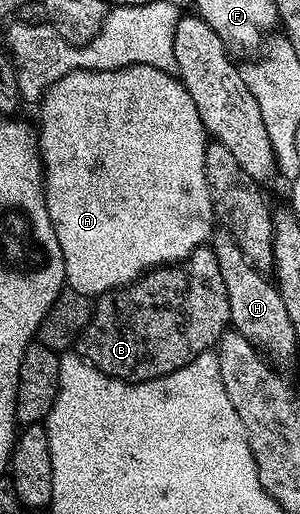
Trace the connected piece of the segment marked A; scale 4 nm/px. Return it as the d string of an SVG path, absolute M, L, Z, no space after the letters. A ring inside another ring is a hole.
M132 65L111 71L92 71L89 72L88 79L90 79L90 99L84 100L82 107L78 104L82 99L80 92L62 91L72 82L71 76L65 75L60 77L60 81L53 83L49 93L43 95L40 100L43 115L39 117L38 123L36 122L36 130L38 146L42 153L42 173L48 215L52 217L52 229L56 229L56 239L60 241L60 249L64 253L64 269L69 290L87 297L97 297L128 286L156 267L183 262L196 248L203 246L215 234L216 216L204 167L204 153L208 142L206 127L200 121L200 113L196 113L196 101L192 101L192 93L188 93L181 78L177 74L161 71L152 65ZM81 111L82 127L78 123L74 123L74 115L80 114ZM69 131L74 135L78 135L82 131L82 139L66 139L63 141L62 147L46 147L50 143L50 134L66 135Z

